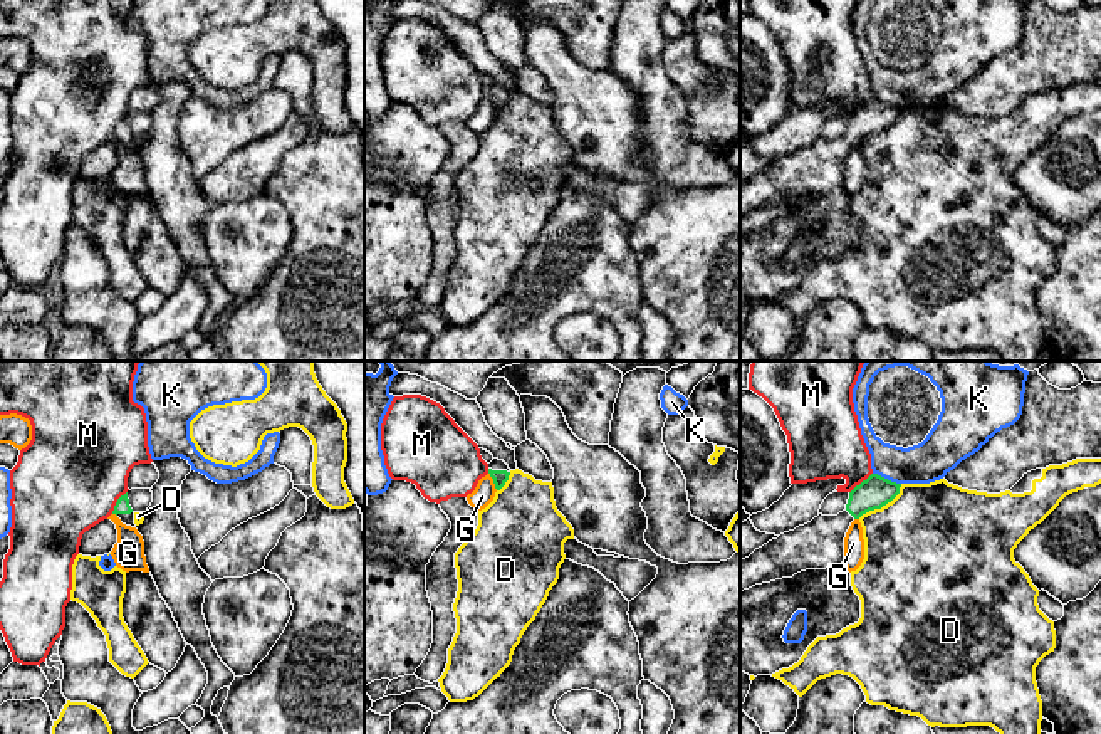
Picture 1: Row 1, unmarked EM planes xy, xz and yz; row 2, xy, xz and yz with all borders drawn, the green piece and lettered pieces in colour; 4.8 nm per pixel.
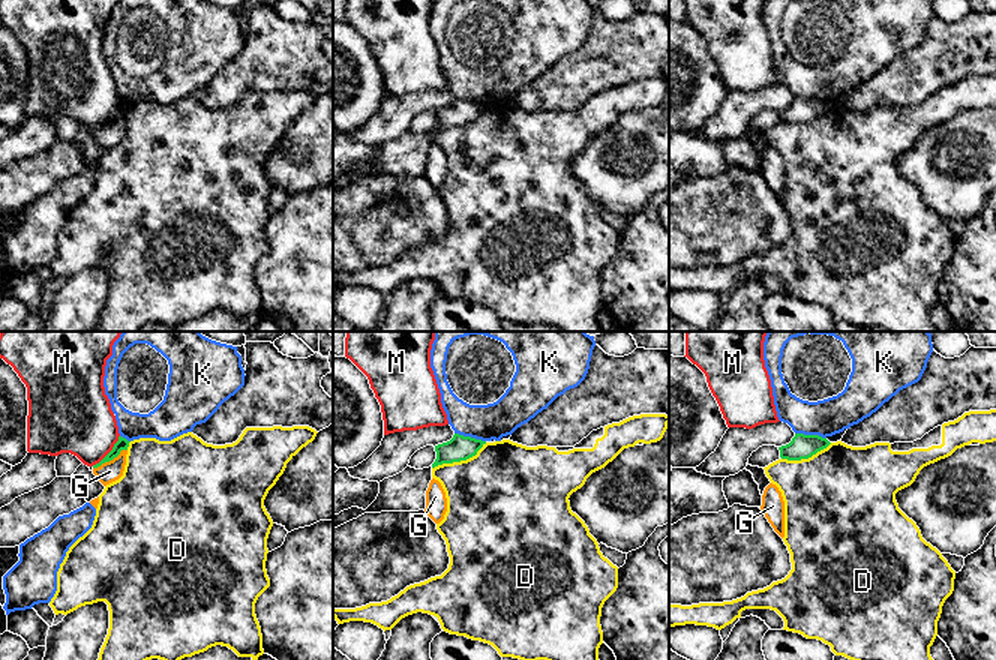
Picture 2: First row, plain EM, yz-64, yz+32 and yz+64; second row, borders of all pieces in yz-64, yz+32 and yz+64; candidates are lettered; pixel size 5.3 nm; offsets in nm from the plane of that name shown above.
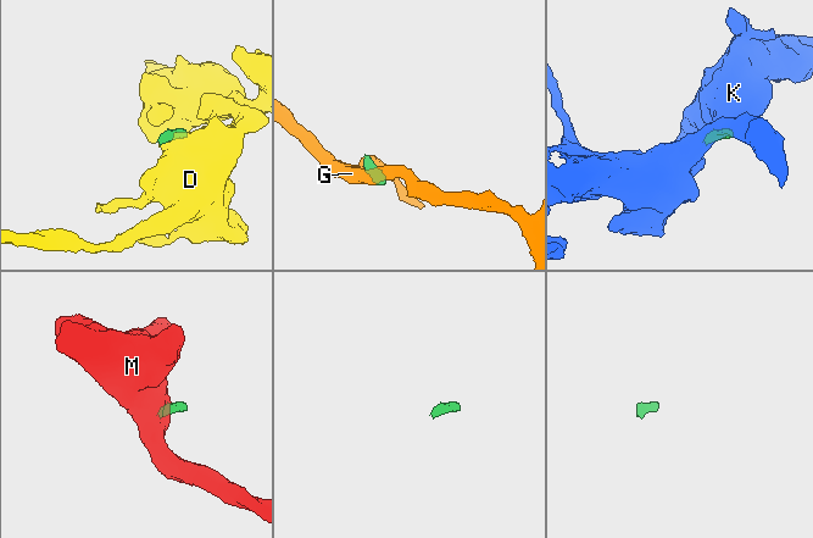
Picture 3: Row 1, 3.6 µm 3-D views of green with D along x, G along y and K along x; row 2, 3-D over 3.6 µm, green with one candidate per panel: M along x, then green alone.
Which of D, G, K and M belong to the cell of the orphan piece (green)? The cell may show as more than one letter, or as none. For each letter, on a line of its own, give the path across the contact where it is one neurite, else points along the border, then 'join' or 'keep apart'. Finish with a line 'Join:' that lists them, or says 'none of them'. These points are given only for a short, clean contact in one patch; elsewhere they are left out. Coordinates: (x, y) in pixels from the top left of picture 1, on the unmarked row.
D: border along yz (902, 108), (890, 125), (858, 141); keep apart
G: border along xz (489, 96), (497, 113); keep apart
K: border along yz (873, 96), (900, 108); keep apart
M: border along xy (126, 115), (111, 136); keep apart
Join: none of them

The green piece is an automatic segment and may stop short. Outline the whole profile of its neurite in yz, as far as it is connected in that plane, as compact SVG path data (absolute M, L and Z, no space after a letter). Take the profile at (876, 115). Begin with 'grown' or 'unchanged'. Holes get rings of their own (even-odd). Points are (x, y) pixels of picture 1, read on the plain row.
grown | M871 97L866 104L849 116L846 133L837 139L819 138L811 146L780 158L755 173L749 181L740 185L740 215L755 208L770 207L782 202L792 202L806 193L826 193L844 185L844 161L854 143L863 138L881 133L900 118L901 107L891 106L878 97Z

